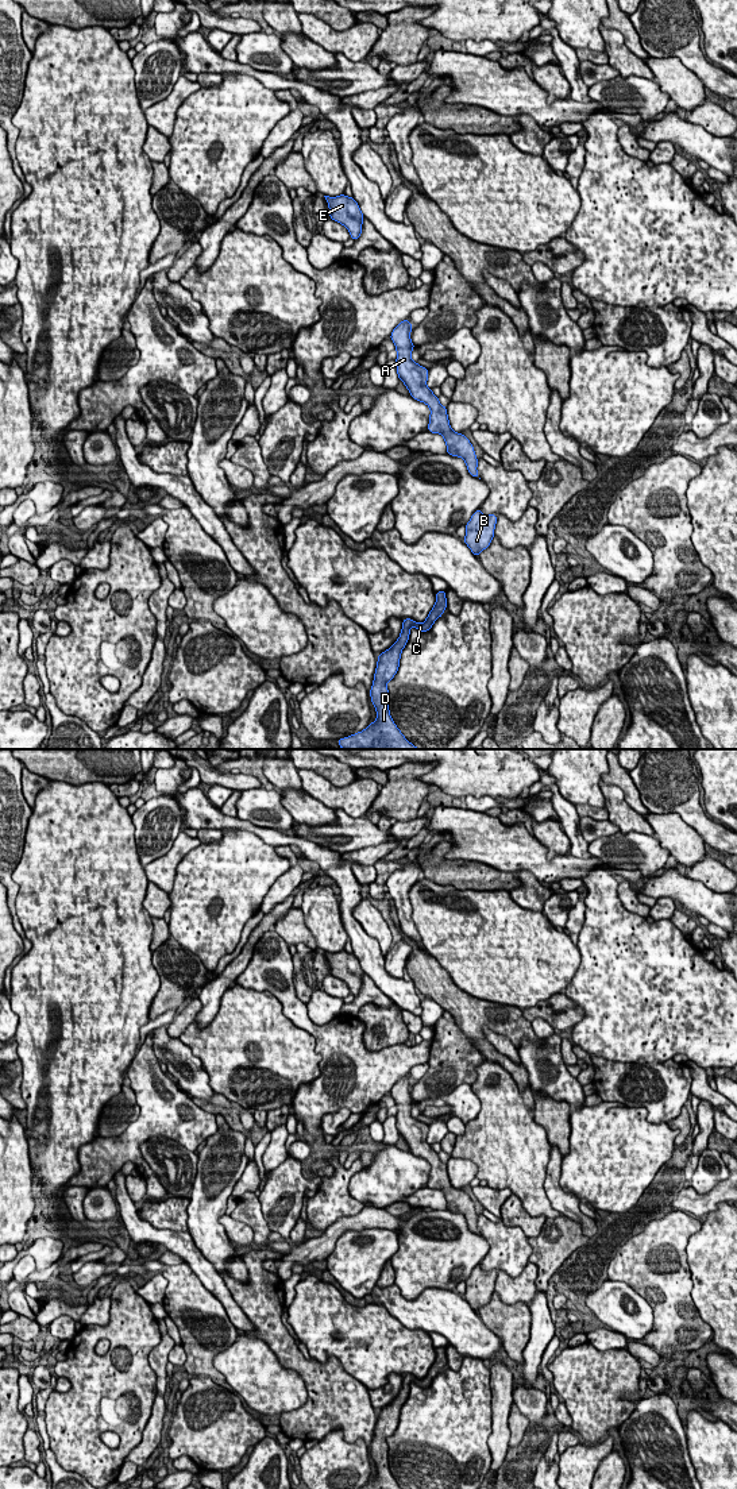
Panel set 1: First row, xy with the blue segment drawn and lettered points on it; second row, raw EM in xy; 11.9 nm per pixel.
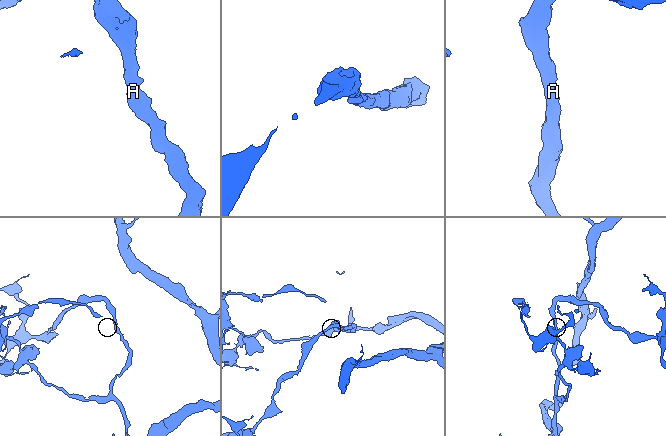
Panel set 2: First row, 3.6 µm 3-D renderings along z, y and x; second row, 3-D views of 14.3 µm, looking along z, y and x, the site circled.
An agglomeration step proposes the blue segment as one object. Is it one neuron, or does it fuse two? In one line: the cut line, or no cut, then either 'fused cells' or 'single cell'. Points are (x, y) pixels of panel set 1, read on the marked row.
no cut | single cell

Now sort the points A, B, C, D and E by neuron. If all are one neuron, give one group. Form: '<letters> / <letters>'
A B C D E

